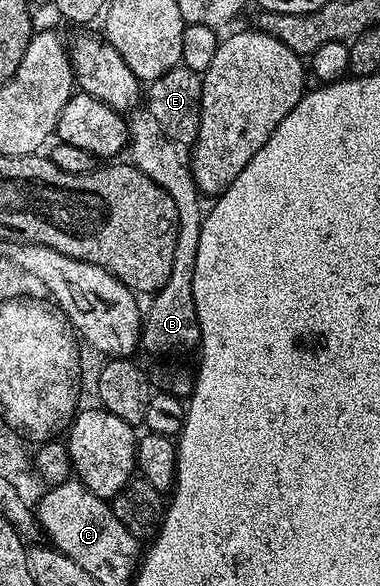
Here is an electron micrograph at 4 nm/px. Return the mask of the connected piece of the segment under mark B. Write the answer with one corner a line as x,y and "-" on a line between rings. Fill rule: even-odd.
153,133
136,134
132,138
129,159
137,169
171,195
179,214
179,234
175,243
171,276
164,287
150,298
151,305
149,309
146,308
142,322
141,347
143,351
145,349
153,355
179,355
191,350
194,352
201,344
201,324
195,311
193,281
199,234
205,213
203,205
201,209
201,192
194,182
192,166
186,156
184,159
182,148
168,137

